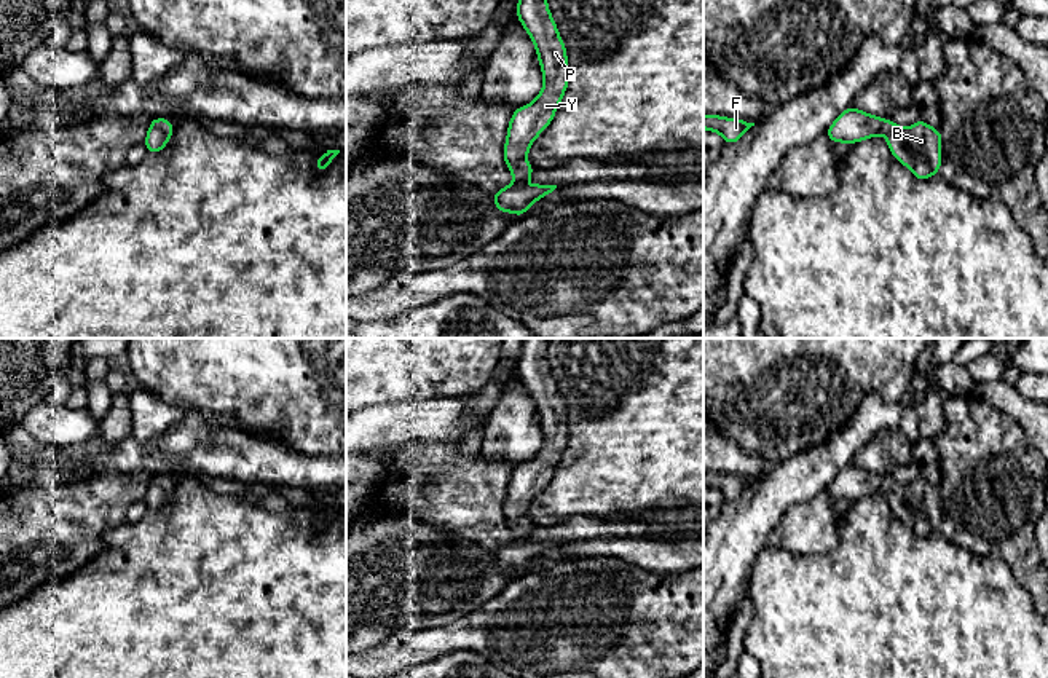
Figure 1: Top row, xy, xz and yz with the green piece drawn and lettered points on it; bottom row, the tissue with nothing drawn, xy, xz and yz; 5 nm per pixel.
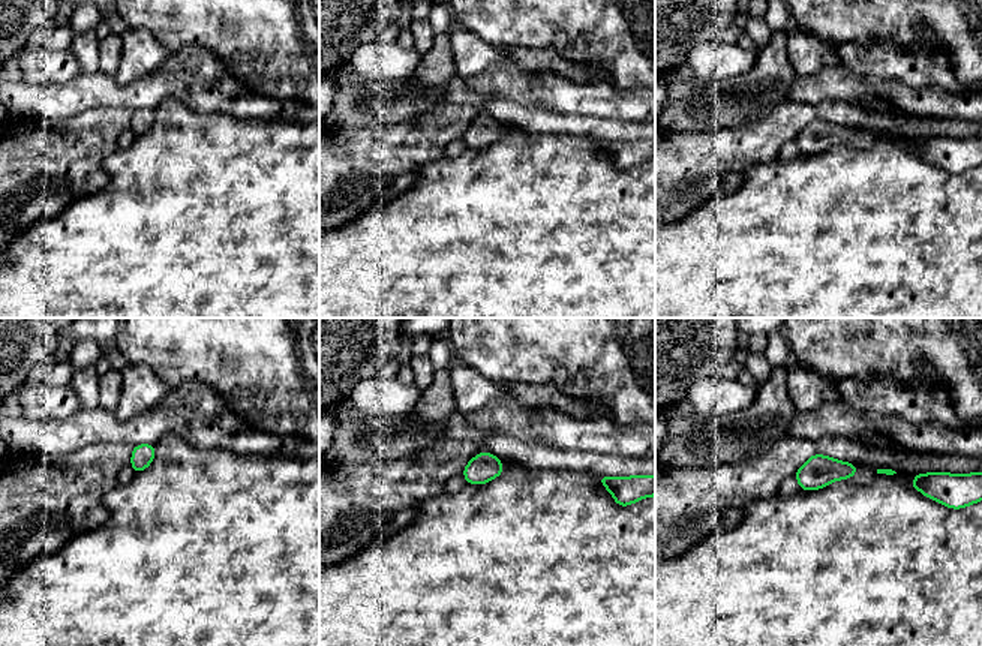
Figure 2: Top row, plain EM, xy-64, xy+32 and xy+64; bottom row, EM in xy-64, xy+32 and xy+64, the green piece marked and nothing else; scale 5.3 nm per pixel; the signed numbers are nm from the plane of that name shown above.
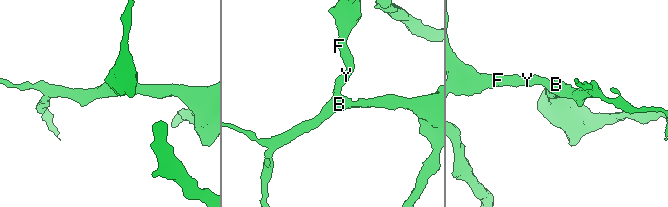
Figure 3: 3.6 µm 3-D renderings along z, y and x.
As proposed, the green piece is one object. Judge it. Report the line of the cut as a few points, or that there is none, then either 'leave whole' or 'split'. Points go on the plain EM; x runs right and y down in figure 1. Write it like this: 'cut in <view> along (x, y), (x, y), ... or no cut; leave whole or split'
no cut; leave whole

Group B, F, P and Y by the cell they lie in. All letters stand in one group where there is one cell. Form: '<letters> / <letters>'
B F P Y

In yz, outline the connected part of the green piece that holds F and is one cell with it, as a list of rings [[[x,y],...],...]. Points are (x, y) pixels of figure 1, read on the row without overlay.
[[[703,472],[703,487],[719,490],[726,501],[735,501],[754,480],[716,472]]]

